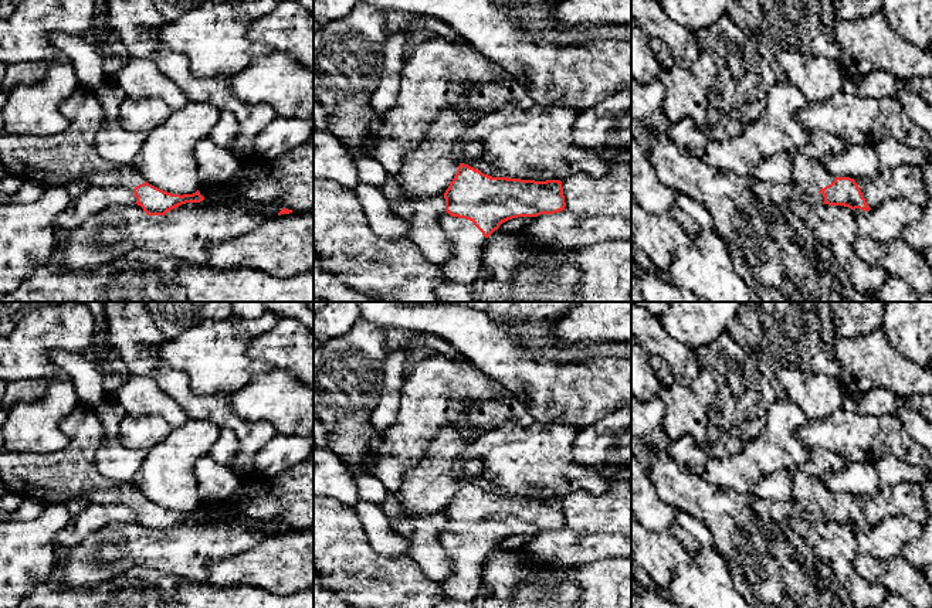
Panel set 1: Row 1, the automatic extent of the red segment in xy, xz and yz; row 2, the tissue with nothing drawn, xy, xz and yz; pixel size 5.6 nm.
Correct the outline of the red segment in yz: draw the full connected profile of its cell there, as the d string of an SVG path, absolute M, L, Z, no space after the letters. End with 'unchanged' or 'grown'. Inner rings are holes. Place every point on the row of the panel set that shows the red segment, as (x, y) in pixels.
M881 166L870 179L836 177L819 191L824 204L870 211L887 198L906 198L923 207L931 198L925 191L923 173L918 166Z | grown

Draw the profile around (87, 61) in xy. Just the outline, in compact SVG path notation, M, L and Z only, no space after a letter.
M51 33L48 40L52 47L68 57L79 85L96 91L106 79L102 55L84 35Z

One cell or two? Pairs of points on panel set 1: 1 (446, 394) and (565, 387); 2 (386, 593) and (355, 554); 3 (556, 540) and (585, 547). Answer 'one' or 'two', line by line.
1: two
2: one
3: one

